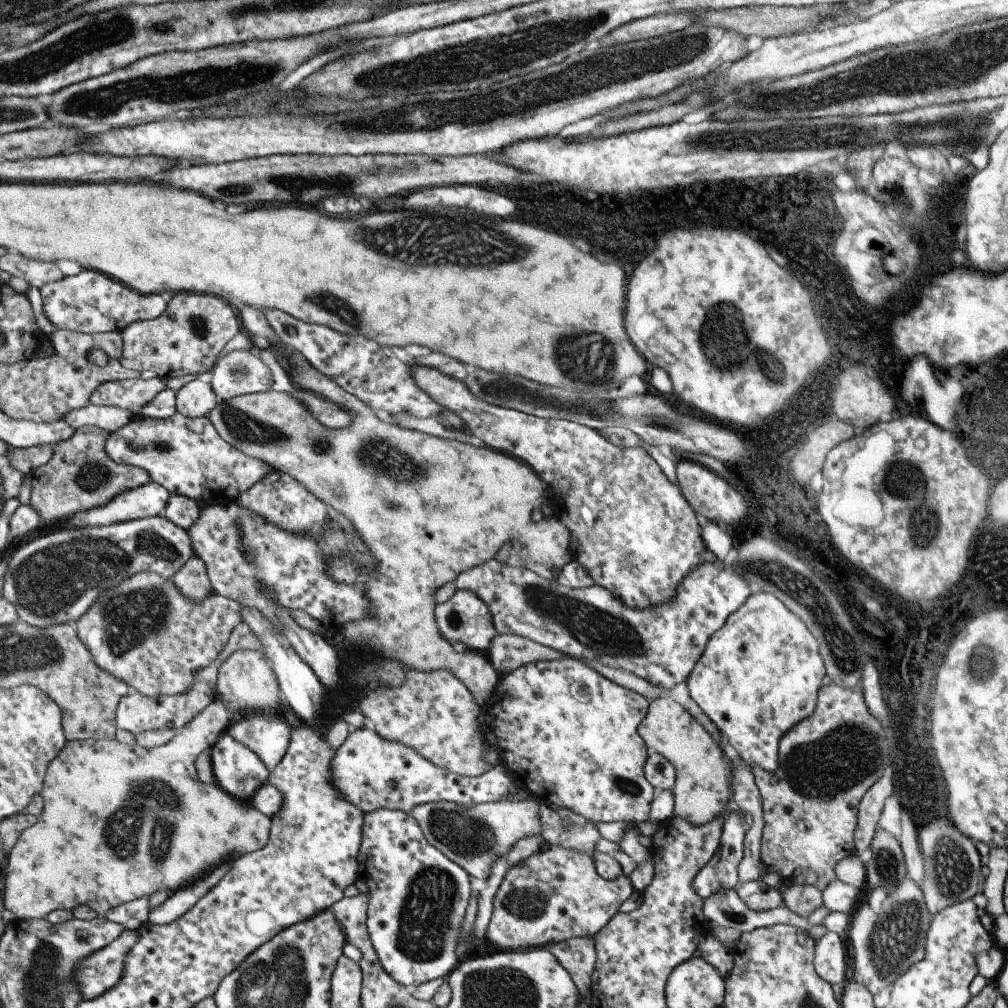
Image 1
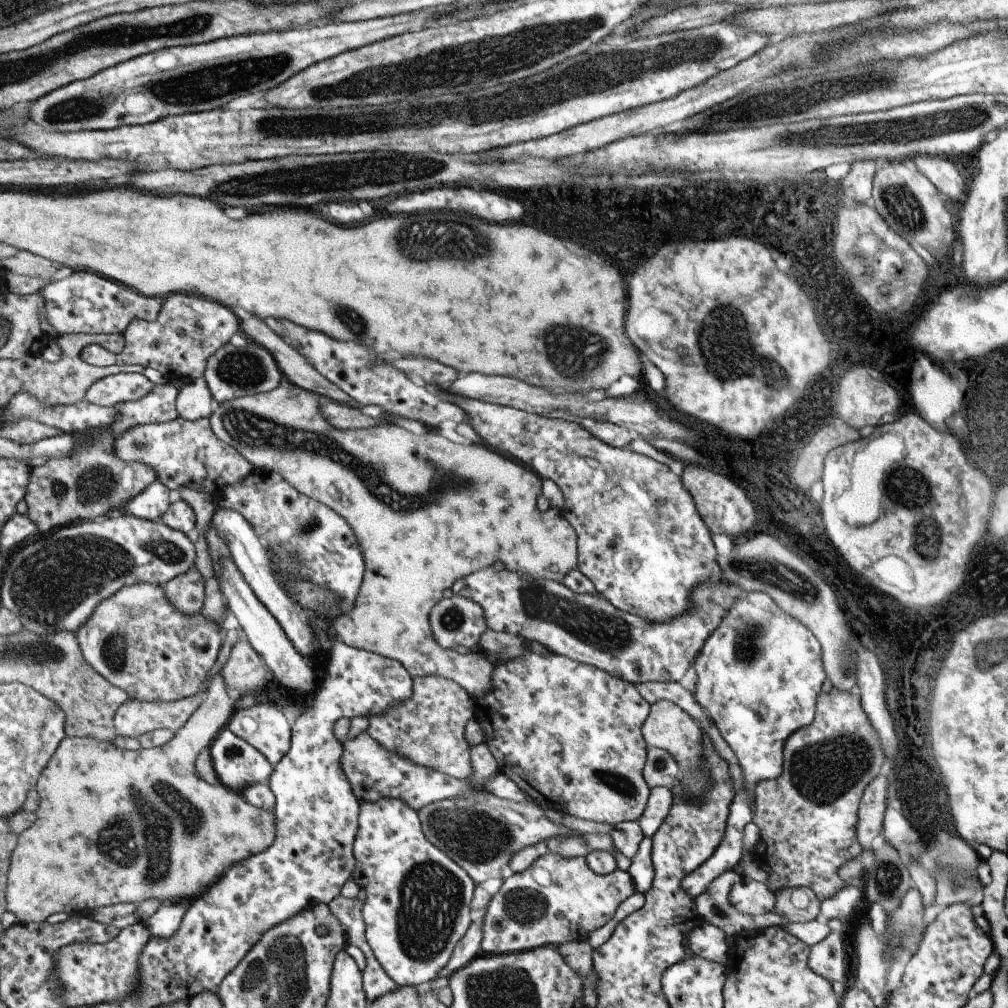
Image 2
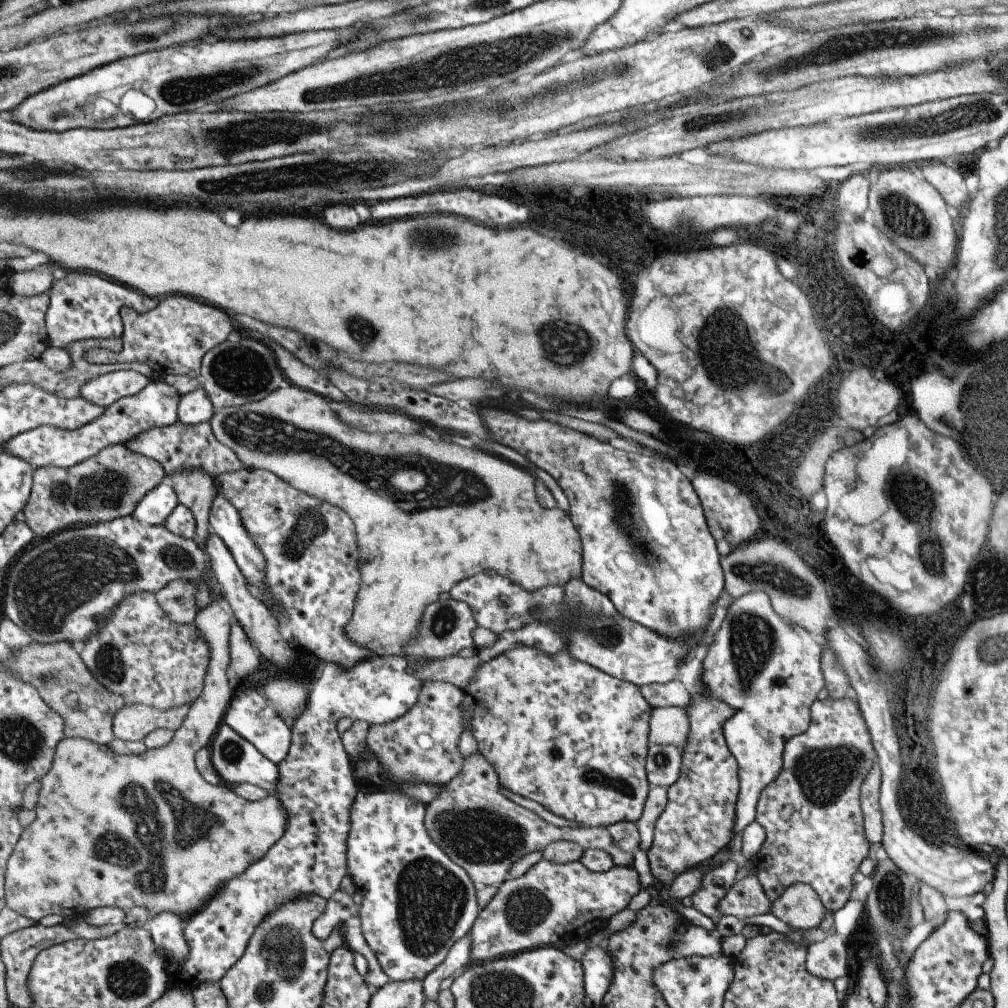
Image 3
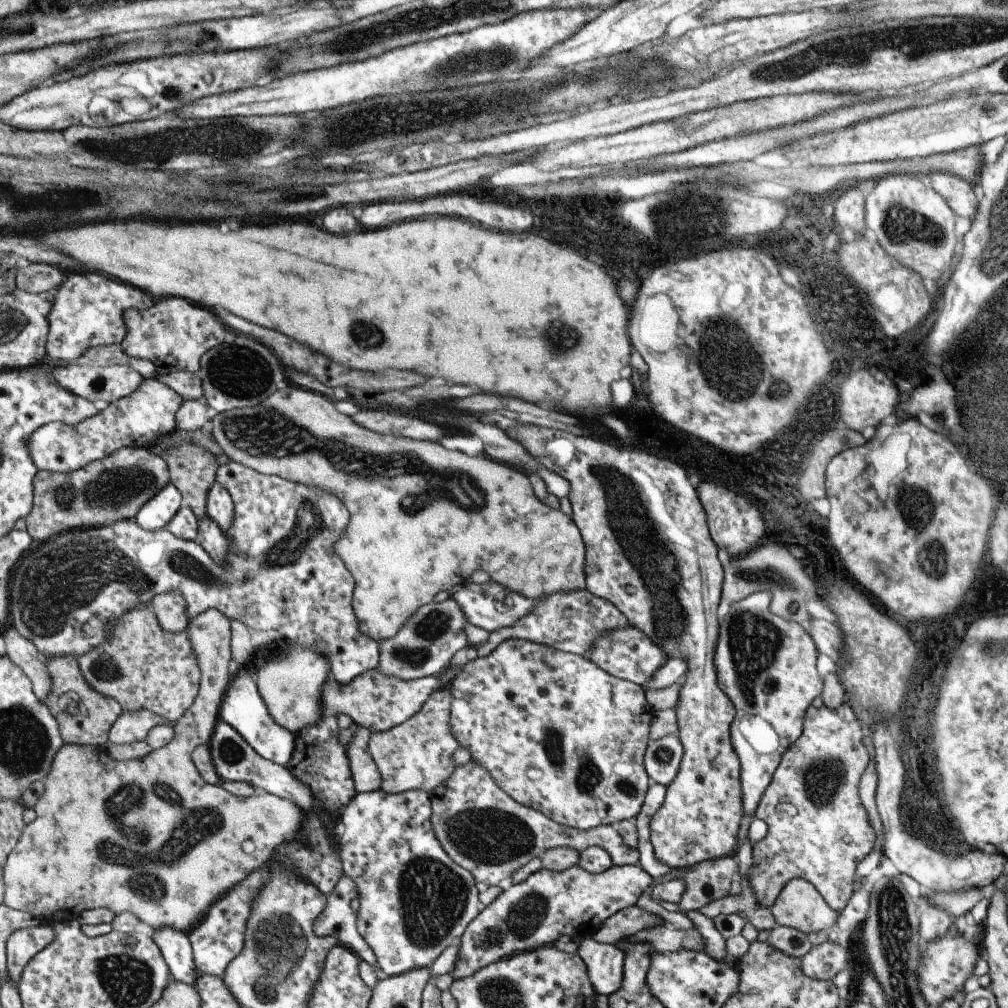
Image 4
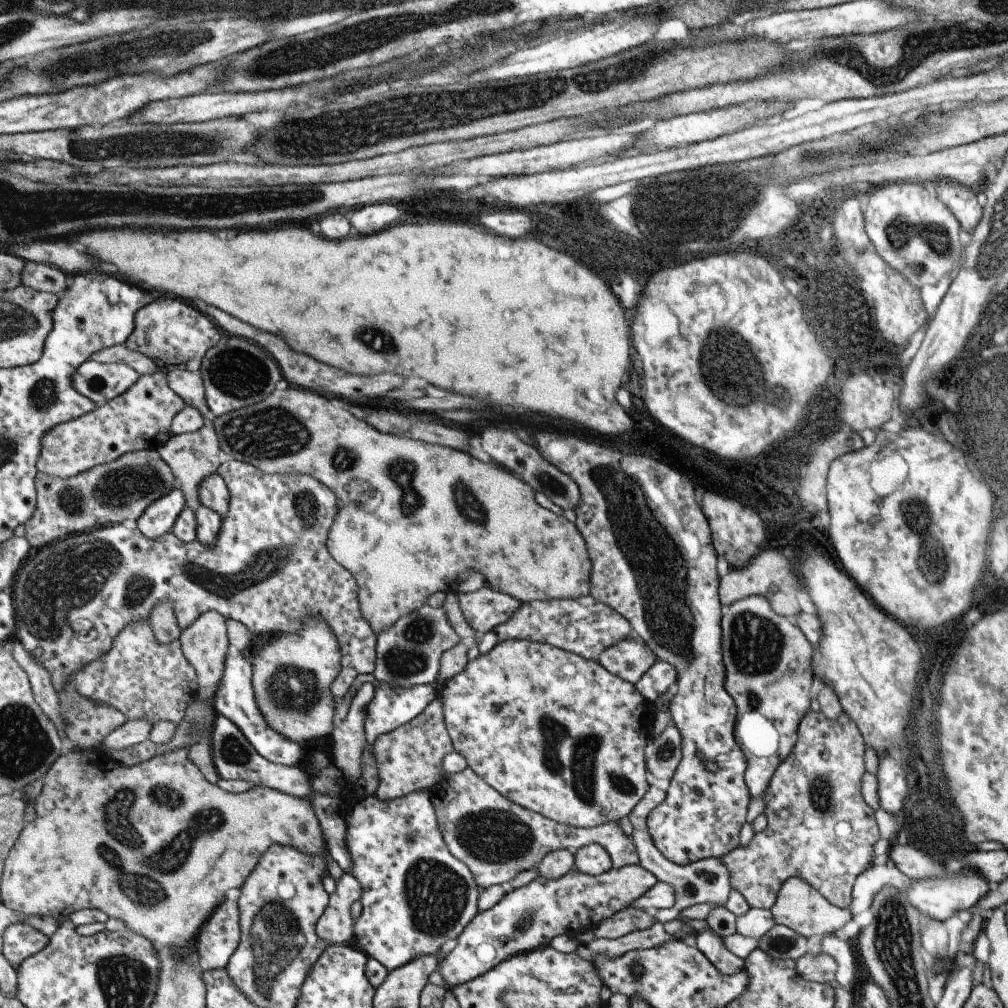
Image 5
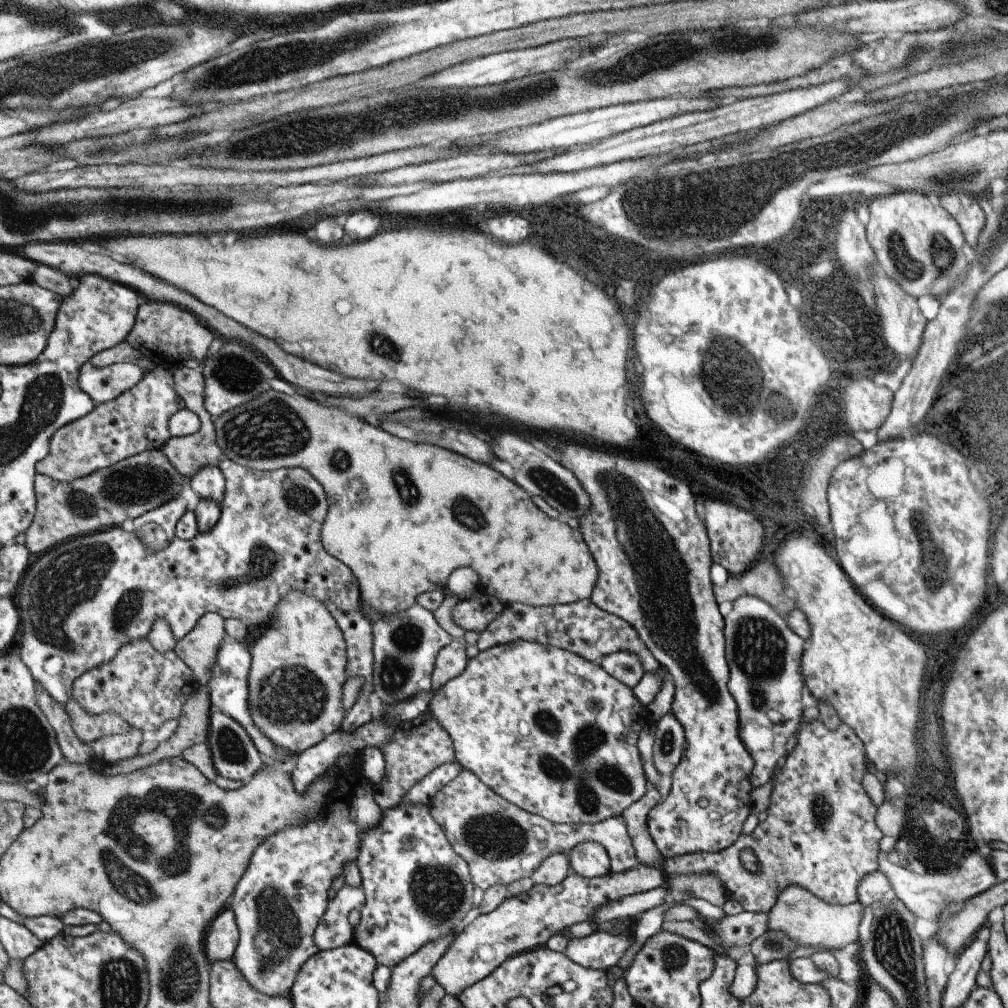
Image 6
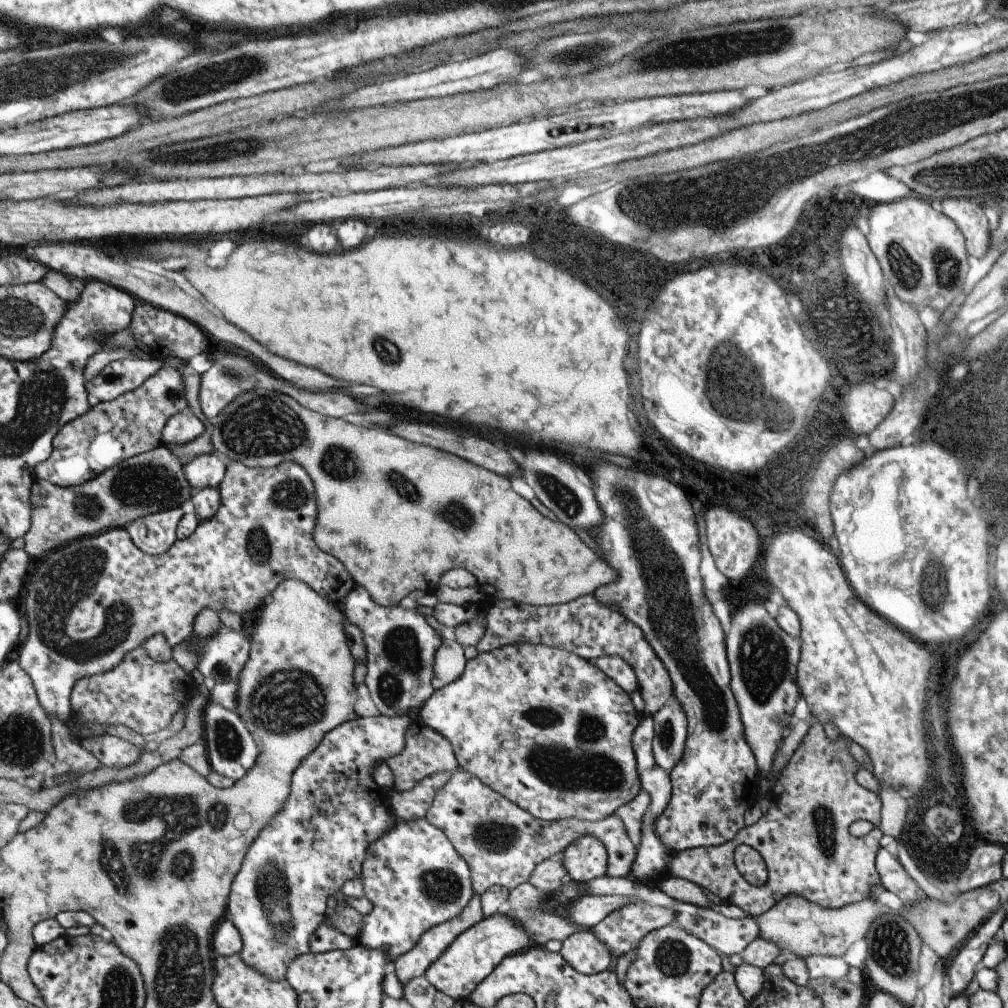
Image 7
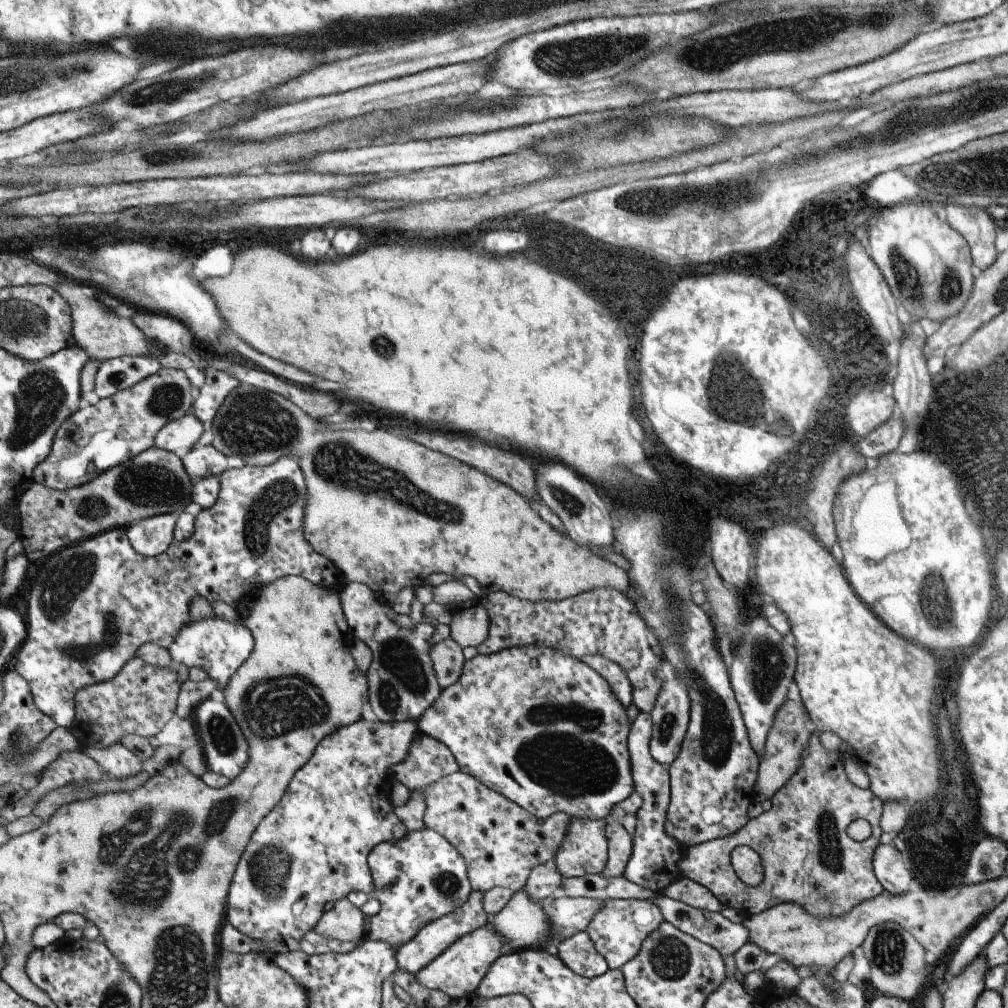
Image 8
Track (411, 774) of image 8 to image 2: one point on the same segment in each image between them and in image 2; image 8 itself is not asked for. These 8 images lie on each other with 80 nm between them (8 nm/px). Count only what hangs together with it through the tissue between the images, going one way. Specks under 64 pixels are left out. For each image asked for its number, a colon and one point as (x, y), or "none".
2: (428, 727)
3: (421, 744)
4: (416, 754)
5: (408, 758)
6: (419, 745)
7: (425, 751)

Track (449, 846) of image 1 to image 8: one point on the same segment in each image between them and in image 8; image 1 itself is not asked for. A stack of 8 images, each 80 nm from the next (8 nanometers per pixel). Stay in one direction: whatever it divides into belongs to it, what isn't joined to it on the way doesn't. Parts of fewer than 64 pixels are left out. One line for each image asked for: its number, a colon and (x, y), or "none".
2: (479, 832)
3: (479, 829)
4: (481, 829)
5: (495, 838)
6: (501, 843)
7: (501, 843)
8: (500, 843)

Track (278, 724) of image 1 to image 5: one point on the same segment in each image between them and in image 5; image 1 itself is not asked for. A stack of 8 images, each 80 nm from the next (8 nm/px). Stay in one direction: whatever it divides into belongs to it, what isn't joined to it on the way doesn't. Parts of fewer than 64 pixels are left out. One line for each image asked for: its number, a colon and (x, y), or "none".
2: (263, 725)
3: (251, 714)
4: (244, 708)
5: (237, 700)

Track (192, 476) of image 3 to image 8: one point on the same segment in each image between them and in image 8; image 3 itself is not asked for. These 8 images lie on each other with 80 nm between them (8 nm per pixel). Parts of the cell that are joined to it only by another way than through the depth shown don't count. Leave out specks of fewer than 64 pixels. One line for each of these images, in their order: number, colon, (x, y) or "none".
4: (193, 469)
5: (409, 538)
6: (397, 550)
7: (391, 547)
8: (365, 491)

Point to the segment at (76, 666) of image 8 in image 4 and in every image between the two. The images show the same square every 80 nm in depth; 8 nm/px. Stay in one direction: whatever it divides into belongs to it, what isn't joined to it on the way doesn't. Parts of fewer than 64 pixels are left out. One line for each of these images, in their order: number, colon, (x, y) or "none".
4: (66, 594)
5: (271, 570)
6: (84, 600)
7: (94, 600)

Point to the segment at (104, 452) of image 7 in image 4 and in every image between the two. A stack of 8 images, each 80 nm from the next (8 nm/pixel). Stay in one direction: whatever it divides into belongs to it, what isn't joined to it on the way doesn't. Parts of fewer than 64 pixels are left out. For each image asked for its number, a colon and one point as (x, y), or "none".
4: (142, 419)
5: (142, 418)
6: (139, 420)

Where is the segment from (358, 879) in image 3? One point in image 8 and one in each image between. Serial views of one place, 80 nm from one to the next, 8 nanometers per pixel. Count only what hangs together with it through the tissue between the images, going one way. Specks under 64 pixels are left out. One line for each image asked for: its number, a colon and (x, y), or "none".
4: (415, 902)
5: (414, 896)
6: (416, 889)
7: (413, 878)
8: (420, 877)

